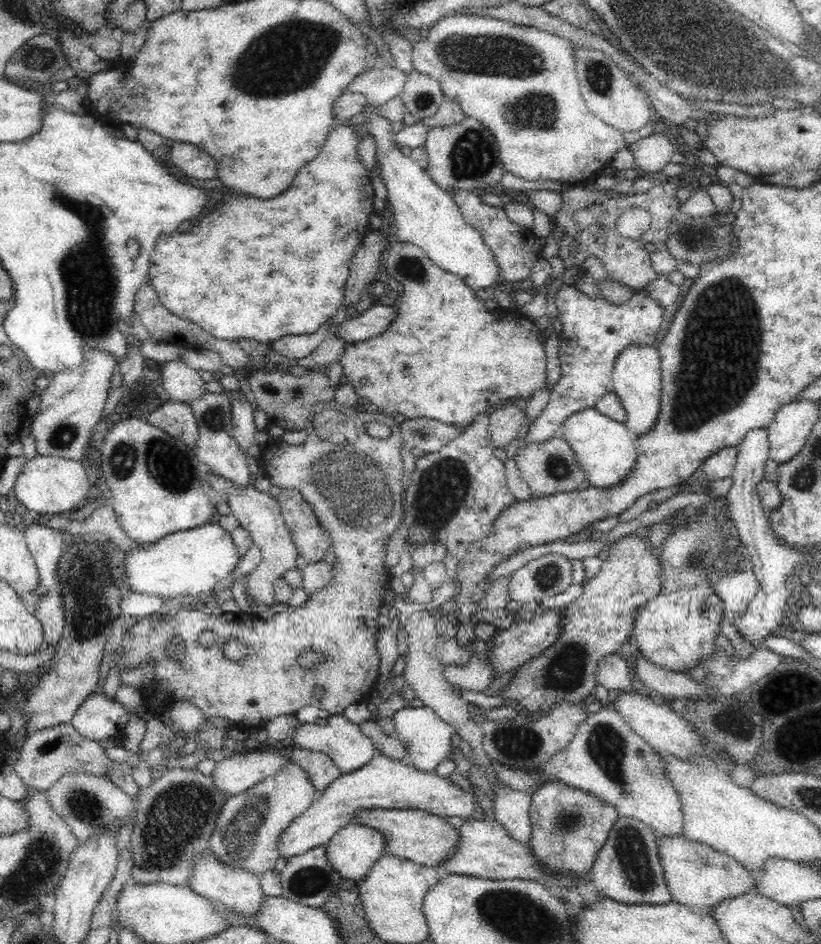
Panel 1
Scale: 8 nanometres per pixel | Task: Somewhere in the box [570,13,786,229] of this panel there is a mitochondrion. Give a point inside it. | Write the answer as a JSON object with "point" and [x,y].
{"point":[598,75]}

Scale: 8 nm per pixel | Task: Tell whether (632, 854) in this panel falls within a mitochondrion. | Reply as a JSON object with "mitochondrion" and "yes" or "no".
{"mitochondrion":"yes"}

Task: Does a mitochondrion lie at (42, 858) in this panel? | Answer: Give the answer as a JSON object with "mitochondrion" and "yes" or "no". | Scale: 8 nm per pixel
{"mitochondrion":"yes"}

